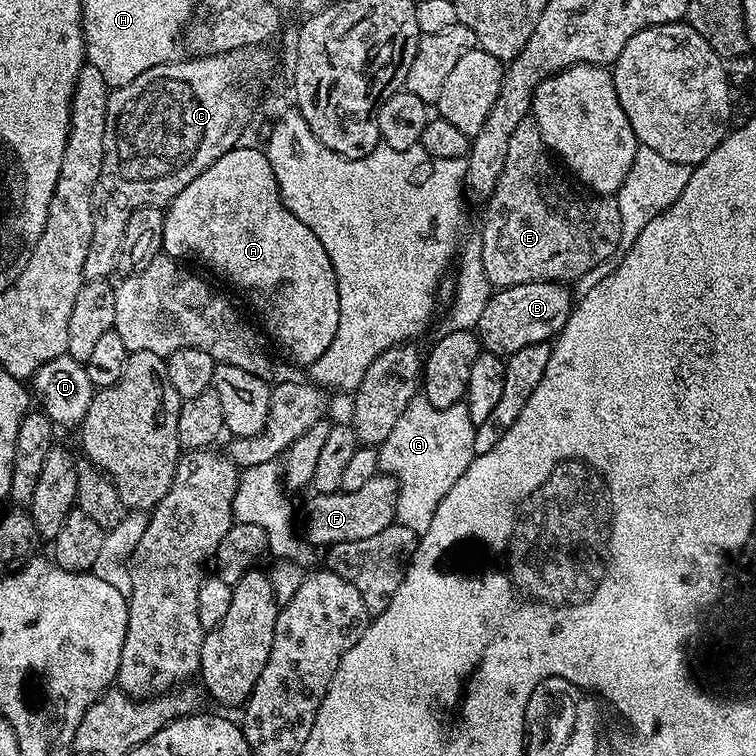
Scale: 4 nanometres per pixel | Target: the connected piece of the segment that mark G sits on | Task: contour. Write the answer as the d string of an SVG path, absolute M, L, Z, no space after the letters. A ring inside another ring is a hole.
M417 398L408 403L406 410L402 410L402 418L398 418L394 430L390 430L390 438L378 446L381 473L395 478L398 486L396 520L399 524L417 534L430 526L434 510L438 510L438 502L450 494L450 486L466 474L466 466L470 466L476 457L476 426L464 402L439 408L430 406L428 400Z

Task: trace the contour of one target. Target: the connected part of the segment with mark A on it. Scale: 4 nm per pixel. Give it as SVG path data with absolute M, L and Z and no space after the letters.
M237 146L231 148L214 166L202 170L182 194L178 194L163 209L162 252L174 260L189 262L201 260L216 272L228 276L236 288L244 291L254 311L260 315L264 328L288 351L296 364L311 366L334 342L338 330L340 307L338 306L338 282L322 242L284 204L274 170L267 155L256 148Z

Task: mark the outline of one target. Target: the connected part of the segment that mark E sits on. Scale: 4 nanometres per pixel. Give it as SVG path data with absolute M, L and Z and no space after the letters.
M529 118L518 122L506 146L506 162L502 165L498 186L494 186L483 205L484 229L480 232L478 251L493 289L543 280L574 282L582 274L594 270L594 266L609 263L618 253L618 242L622 238L622 214L618 214L618 202L612 196L575 192L556 173L551 159L535 120Z

